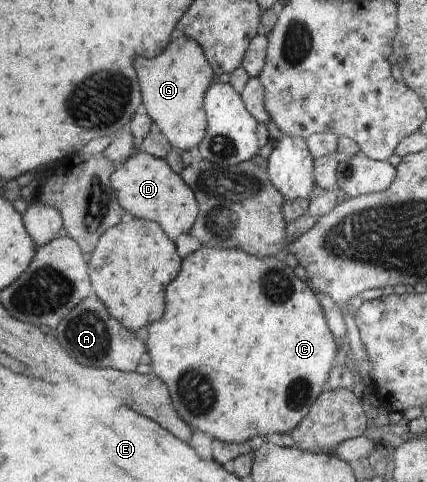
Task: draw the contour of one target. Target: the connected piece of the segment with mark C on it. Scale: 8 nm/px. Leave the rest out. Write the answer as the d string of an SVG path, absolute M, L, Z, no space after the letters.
M200 247L187 258L183 258L183 272L177 276L177 280L171 282L171 288L167 288L167 316L163 316L163 320L147 328L146 342L147 361L155 376L169 386L173 404L183 416L183 420L187 420L187 424L191 424L195 430L208 434L213 440L231 444L244 443L251 440L253 436L265 439L269 434L291 432L307 416L309 407L321 391L326 389L325 384L337 349L333 335L323 318L323 310L315 296L316 292L307 282L299 280L292 268L276 260L275 257L259 258L243 250Z

